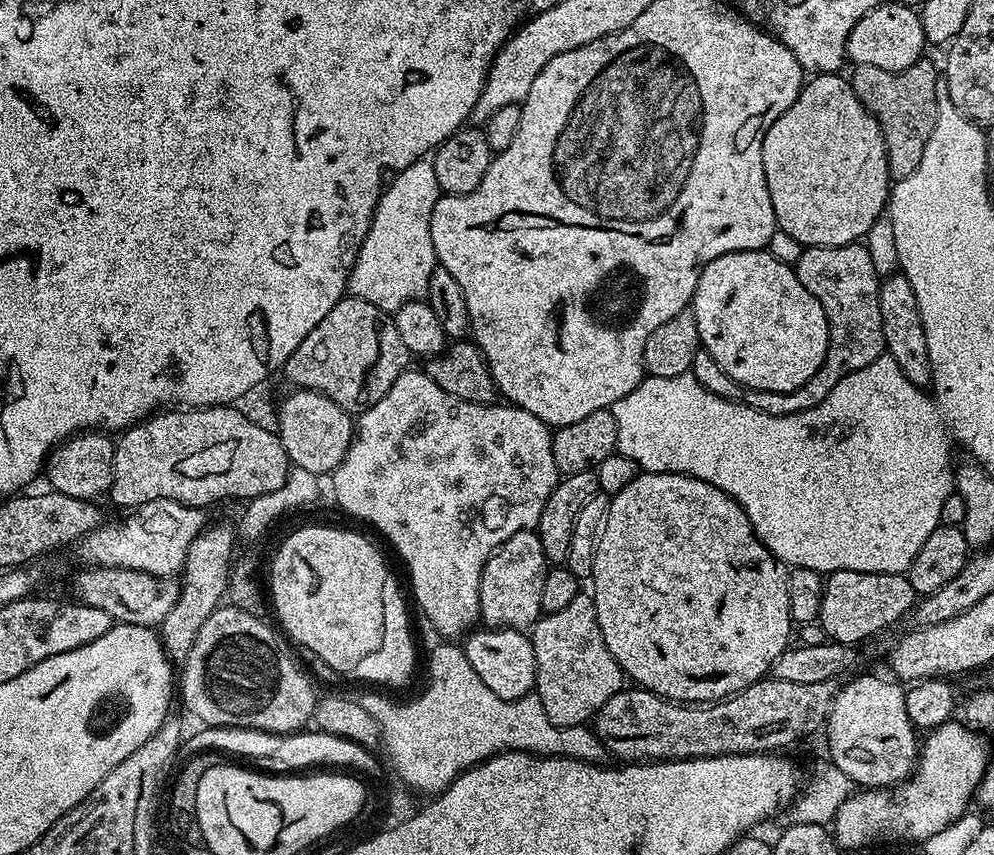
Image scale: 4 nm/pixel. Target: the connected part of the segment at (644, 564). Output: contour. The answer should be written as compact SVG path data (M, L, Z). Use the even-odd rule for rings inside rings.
M641 471L632 479L630 486L611 497L612 505L608 517L596 542L594 566L590 577L590 595L596 613L602 638L606 638L606 650L614 654L614 662L624 671L625 677L633 685L661 696L663 700L678 700L686 704L710 704L713 700L723 700L735 692L746 690L754 682L765 679L771 673L772 663L790 647L788 640L794 631L790 614L790 590L788 589L788 565L776 559L756 536L752 523L742 506L732 496L727 496L718 486L684 472Z

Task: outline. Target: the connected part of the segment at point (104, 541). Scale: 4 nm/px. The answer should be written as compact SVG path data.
M155 500L129 511L121 524L108 524L79 541L83 563L98 568L129 568L155 576L175 577L183 569L188 547L206 527L203 508L190 508L173 500Z

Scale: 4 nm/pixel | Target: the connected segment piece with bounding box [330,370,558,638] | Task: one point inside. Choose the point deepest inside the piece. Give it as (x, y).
(446, 481)

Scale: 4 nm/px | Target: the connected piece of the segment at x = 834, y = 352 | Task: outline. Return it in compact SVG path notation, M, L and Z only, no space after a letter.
M863 243L834 246L833 248L805 247L804 253L794 266L798 282L818 298L822 310L828 319L828 353L822 366L796 392L759 392L753 388L743 388L710 354L706 351L696 353L692 363L692 376L706 386L715 396L748 404L754 410L762 410L766 414L785 416L802 410L810 410L810 406L818 406L846 374L854 370L862 370L862 366L870 366L870 362L885 355L884 335L882 334L882 310L878 306L880 297L880 273L874 270L874 262L870 262L870 254Z

